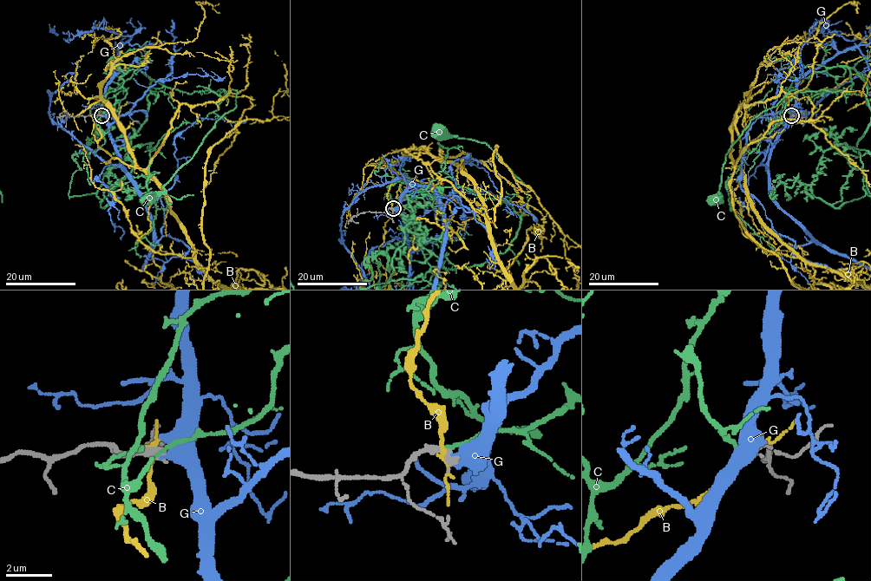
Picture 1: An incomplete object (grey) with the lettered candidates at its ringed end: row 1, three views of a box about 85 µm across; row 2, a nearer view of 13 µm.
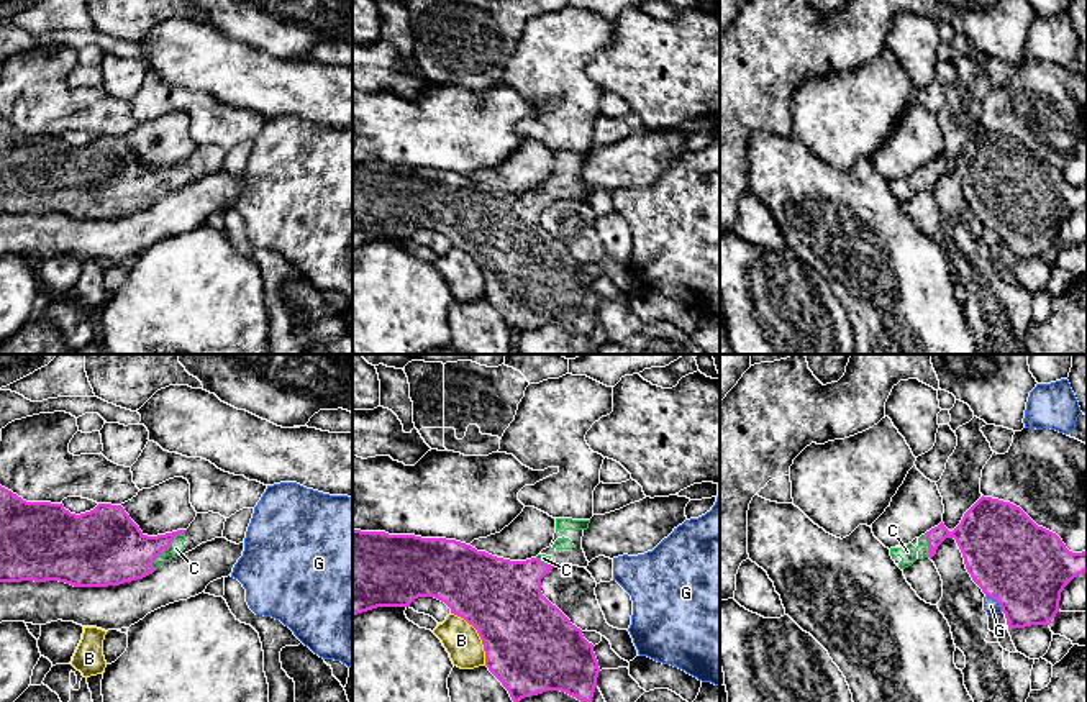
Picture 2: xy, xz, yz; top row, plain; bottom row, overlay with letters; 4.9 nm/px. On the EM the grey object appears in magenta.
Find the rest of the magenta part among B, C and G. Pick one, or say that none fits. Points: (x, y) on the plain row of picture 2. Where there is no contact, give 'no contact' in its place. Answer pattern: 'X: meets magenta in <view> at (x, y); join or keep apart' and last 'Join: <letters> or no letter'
B: meets magenta in xz at (479, 268); keep apart
C: meets magenta in xy at (166, 181); join
G: meets magenta in yz at (996, 232); keep apart
Join: C

